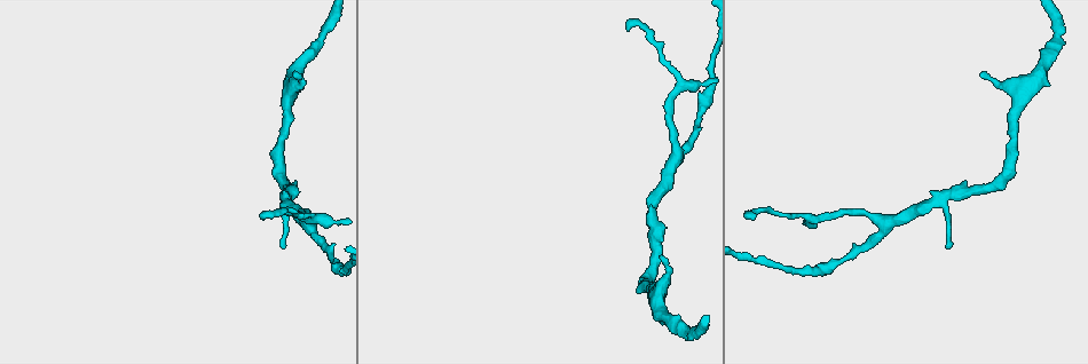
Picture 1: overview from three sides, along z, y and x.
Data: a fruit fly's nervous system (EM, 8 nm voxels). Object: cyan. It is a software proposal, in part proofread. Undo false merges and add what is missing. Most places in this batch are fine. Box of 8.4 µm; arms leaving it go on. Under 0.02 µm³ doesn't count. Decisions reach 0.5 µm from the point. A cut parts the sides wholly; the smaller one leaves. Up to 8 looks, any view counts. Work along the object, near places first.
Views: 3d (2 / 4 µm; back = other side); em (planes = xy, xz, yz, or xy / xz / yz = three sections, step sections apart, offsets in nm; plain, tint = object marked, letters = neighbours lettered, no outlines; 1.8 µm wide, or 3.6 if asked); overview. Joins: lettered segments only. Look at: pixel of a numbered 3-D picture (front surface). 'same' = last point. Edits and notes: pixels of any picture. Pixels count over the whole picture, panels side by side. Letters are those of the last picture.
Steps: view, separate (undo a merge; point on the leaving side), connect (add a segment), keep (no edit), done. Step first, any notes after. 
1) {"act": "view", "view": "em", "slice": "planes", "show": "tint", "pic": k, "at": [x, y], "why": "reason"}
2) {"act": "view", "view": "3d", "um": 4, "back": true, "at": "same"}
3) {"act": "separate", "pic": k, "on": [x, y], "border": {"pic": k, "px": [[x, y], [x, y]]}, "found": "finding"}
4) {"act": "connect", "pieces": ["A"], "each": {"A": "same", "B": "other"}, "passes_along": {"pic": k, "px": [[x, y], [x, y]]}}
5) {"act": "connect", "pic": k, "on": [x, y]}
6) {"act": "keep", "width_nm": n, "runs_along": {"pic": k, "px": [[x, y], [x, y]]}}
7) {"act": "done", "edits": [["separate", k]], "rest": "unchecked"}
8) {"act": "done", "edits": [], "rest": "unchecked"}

{"act": "view", "view": "em", "slice": "yz", "step": 8, "show": "tint", "pic": 1, "at": [980, 73], "why": "branch stops here"}

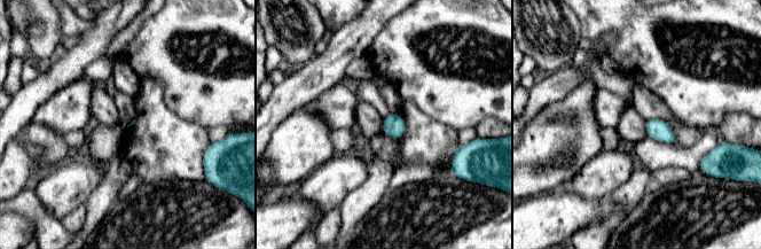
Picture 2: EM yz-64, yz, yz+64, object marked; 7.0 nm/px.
{"act": "view", "view": "em", "slice": "yz", "step": 8, "show": "letters", "at": "same", "why": "see the neighbours"}

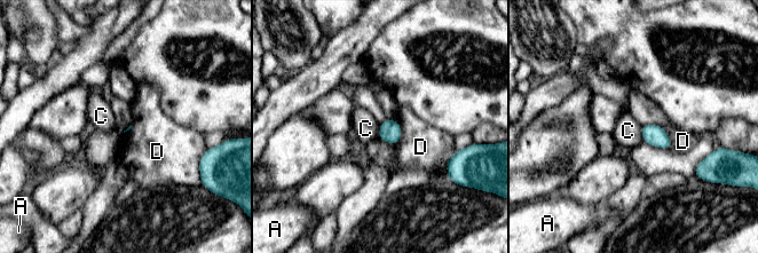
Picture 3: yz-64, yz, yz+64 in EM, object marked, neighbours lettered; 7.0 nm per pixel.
{"act": "keep", "each": {"A": "other", "C": "other", "D": "other"}, "border": {"pic": 3, "px": [[380, 124], [379, 139]]}, "found": "no lettered segment goes on from it"}

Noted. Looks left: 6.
{"act": "view", "view": "em", "slice": "yz", "step": 8, "show": "letters", "pic": 1, "at": [628, 27], "why": "thin end"}

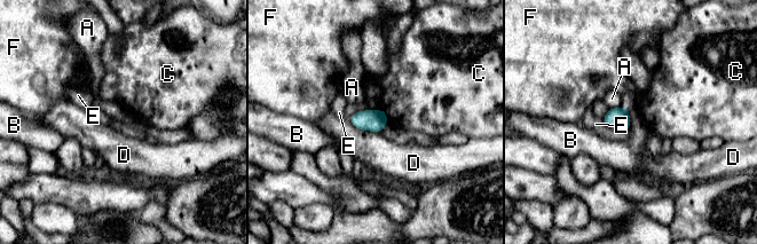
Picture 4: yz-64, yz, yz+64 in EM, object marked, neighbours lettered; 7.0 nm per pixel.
{"act": "keep", "each": {"A": "other", "B": "other", "C": "other", "D": "other", "E": "other", "F": "other"}, "border": {"pic": 4, "px": [[627, 105], [630, 122], [629, 131]]}, "found": "none of them fits"}

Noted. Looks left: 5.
{"act": "view", "view": "em", "slice": "xz", "step": 16, "show": "plain", "pic": 1, "at": [313, 217], "why": "abrupt turn"}

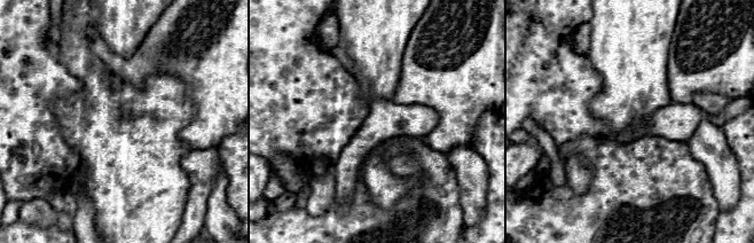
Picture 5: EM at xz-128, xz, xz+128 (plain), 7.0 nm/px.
{"act": "view", "view": "em", "slice": "xz", "step": 16, "show": "letters", "at": "same", "why": "what lies round it"}

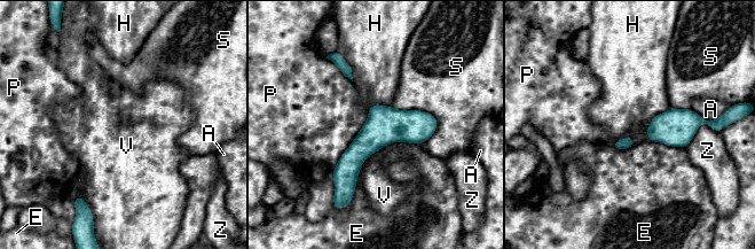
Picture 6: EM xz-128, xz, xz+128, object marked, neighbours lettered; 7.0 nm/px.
{"act": "keep", "each": {"A": "other", "E": "other", "H": "other", "P": "other", "S": "other", "V": "other", "Z": "other"}, "runs_along": {"pic": 6, "px": [[433, 119], [385, 126], [340, 187]]}, "found": "all the same neuron"}

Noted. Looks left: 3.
{"act": "done", "edits": [], "rest": "unchecked"}

